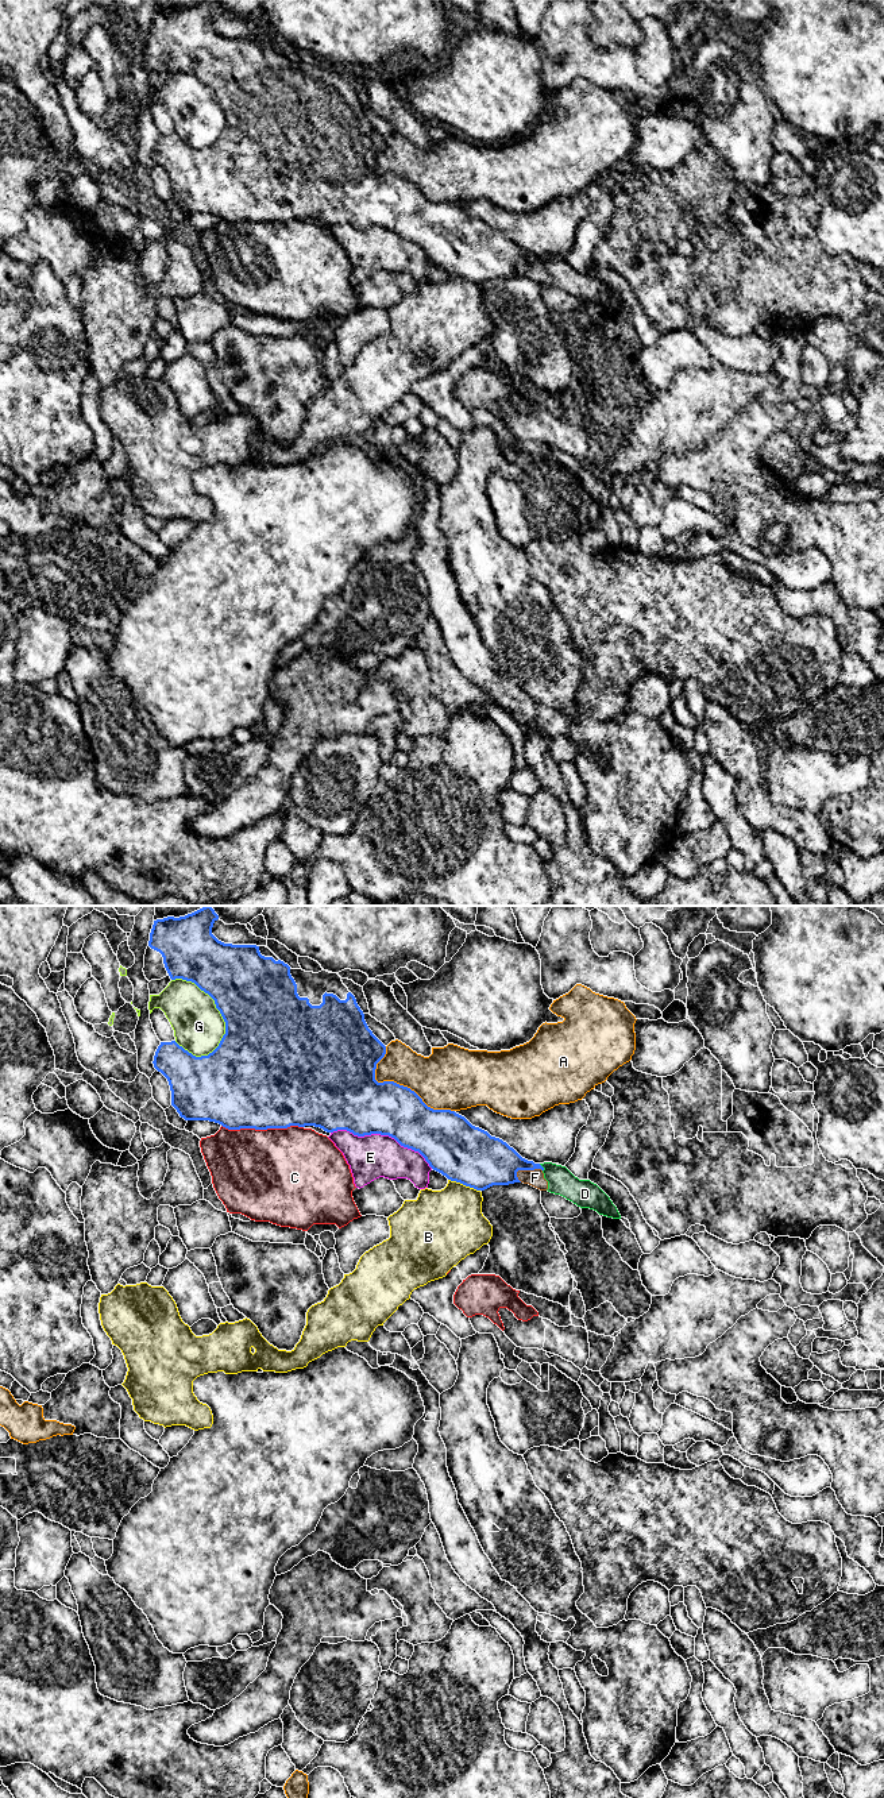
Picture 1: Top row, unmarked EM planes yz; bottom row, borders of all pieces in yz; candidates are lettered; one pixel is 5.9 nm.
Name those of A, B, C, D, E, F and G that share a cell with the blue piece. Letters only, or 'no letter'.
no letter

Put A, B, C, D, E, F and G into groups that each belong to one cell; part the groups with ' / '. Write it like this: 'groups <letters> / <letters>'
groups A / B / C / D F / E / G

